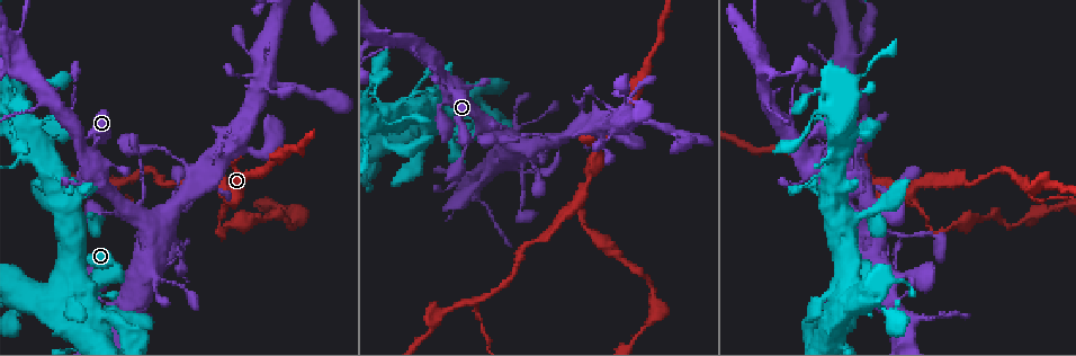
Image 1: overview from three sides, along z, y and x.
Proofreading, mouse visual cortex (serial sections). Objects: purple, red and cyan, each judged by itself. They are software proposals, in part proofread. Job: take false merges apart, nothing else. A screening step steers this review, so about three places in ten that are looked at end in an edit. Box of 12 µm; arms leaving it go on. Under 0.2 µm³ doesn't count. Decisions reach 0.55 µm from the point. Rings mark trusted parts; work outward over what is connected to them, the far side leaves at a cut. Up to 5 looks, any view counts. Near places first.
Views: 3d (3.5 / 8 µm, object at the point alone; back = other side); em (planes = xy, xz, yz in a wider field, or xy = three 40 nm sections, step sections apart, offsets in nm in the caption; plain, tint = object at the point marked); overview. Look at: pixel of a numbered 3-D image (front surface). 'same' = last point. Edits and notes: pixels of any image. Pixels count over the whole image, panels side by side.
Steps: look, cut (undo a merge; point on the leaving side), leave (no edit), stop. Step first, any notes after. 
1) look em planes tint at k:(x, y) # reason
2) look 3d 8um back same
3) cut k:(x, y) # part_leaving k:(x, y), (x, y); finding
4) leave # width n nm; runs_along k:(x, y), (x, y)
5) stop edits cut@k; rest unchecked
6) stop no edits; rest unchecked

look 3d 3.5um at 1:(160, 229)

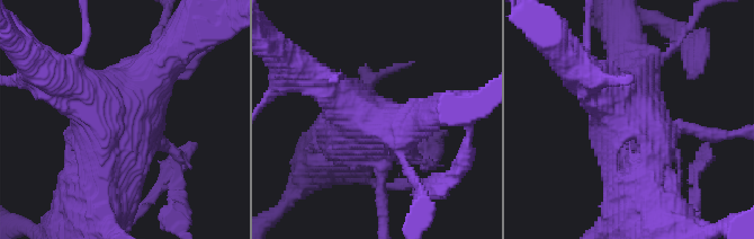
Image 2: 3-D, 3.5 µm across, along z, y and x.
look em xy step 1 tint at 2:(123, 118)

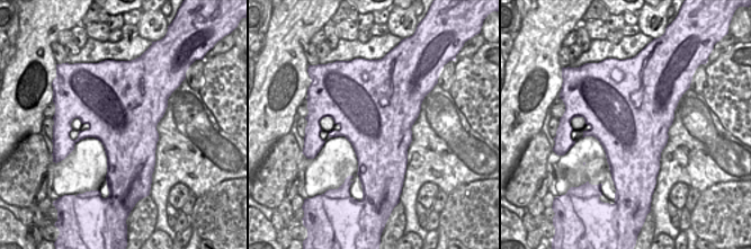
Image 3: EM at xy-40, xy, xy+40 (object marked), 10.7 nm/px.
leave # runs_along 2:(315, 77), (371, 123), (430, 114); continuous, no second cell

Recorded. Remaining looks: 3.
look 3d 3.5um back at 1:(587, 184) # a fork

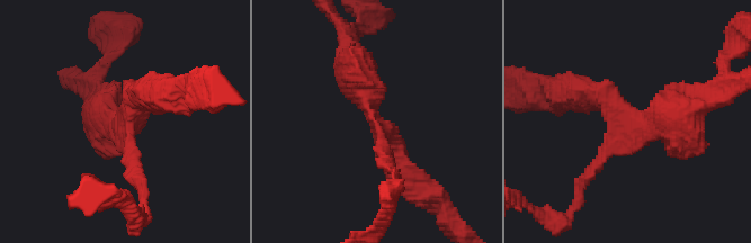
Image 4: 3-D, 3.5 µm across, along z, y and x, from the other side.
look em xy step 2 tint at 4:(371, 123) # arms 3; arm_widths 150, 350, 500 nm

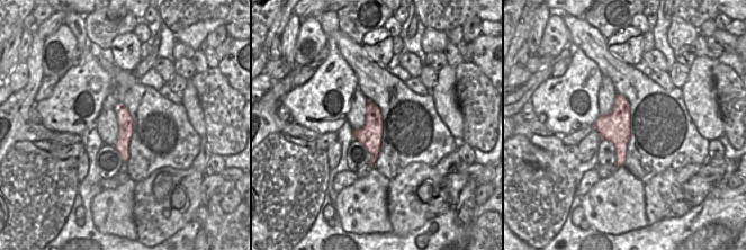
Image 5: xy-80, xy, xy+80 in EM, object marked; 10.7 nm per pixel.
leave # width 260 nm; runs_along 5:(120, 108), (124, 118), (124, 158); one cell here

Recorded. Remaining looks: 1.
stop no edits; rest unchecked

